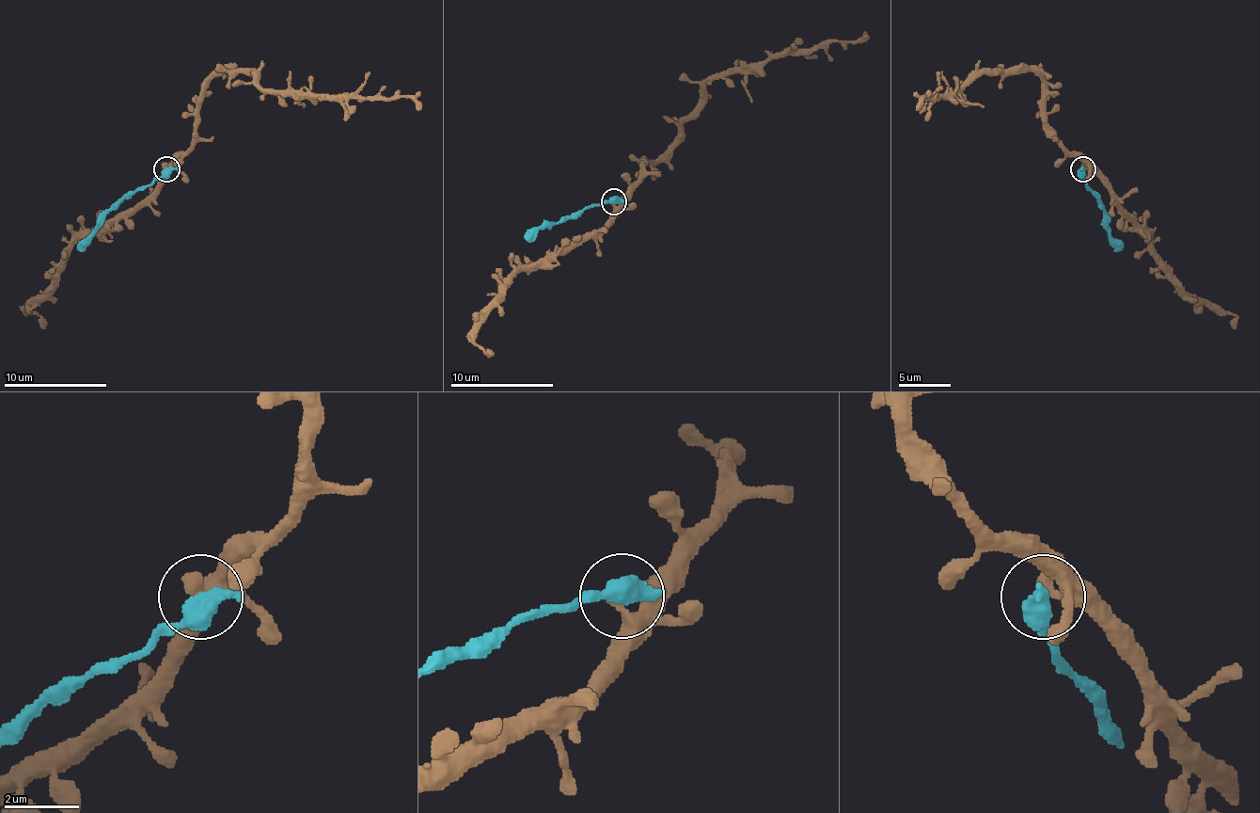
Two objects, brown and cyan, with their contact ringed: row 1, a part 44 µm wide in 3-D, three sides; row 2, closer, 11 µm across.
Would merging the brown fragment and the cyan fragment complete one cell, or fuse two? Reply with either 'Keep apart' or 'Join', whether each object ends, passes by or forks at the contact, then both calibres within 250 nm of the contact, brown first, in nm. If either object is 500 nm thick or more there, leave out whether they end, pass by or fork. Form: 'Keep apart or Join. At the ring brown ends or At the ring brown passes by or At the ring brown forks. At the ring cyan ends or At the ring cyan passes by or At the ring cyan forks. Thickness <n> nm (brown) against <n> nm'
Keep apart. Thickness 360 nm (brown) against 650 nm

